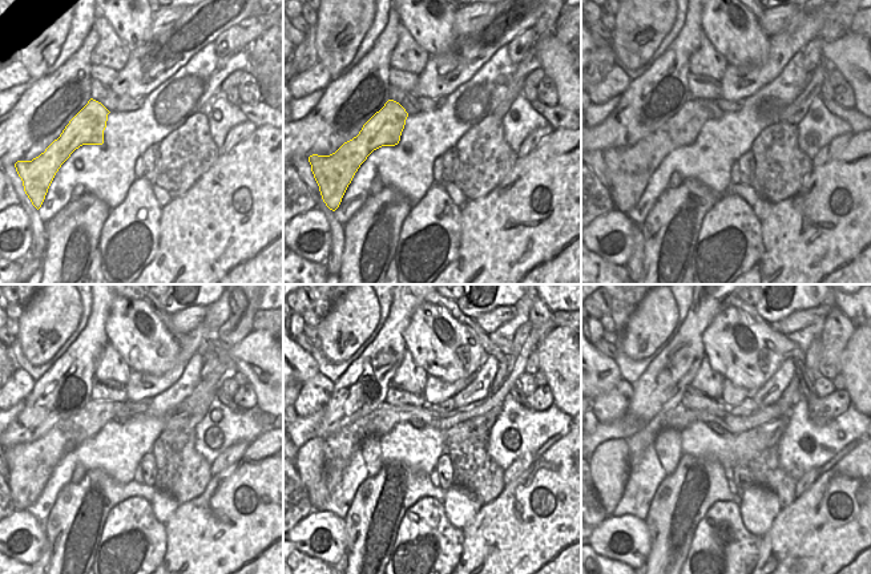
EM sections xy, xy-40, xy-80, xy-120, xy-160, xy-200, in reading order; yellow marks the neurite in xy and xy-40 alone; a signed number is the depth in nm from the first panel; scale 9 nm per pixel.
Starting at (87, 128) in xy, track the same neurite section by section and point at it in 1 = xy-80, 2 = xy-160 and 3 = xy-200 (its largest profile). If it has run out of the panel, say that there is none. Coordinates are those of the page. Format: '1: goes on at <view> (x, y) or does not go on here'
1: goes on at xy-80 (629, 168)
2: goes on at xy-160 (319, 463)
3: goes on at xy-200 (611, 463)

